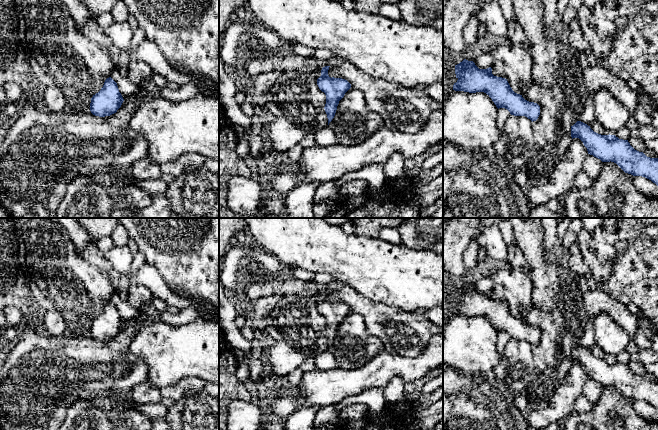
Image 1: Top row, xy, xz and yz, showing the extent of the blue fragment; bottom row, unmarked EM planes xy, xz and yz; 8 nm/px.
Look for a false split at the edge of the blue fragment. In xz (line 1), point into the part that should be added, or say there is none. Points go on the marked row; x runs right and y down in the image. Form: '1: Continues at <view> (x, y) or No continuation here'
1: No continuation here

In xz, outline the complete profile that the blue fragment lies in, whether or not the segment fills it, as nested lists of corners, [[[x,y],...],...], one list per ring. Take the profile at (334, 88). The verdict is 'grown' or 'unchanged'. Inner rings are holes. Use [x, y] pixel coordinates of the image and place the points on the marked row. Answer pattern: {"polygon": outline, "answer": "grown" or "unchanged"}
{"polygon": [[[325,66],[321,70],[321,76],[317,79],[319,89],[326,95],[325,112],[328,118],[328,125],[335,116],[339,101],[351,88],[351,84],[342,78],[334,78],[328,75],[330,66]]], "answer": "unchanged"}

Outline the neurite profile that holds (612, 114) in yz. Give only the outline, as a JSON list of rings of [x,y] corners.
[[[602,88],[595,92],[593,107],[595,120],[610,135],[614,135],[620,128],[626,126],[631,117],[626,106],[608,89]]]

